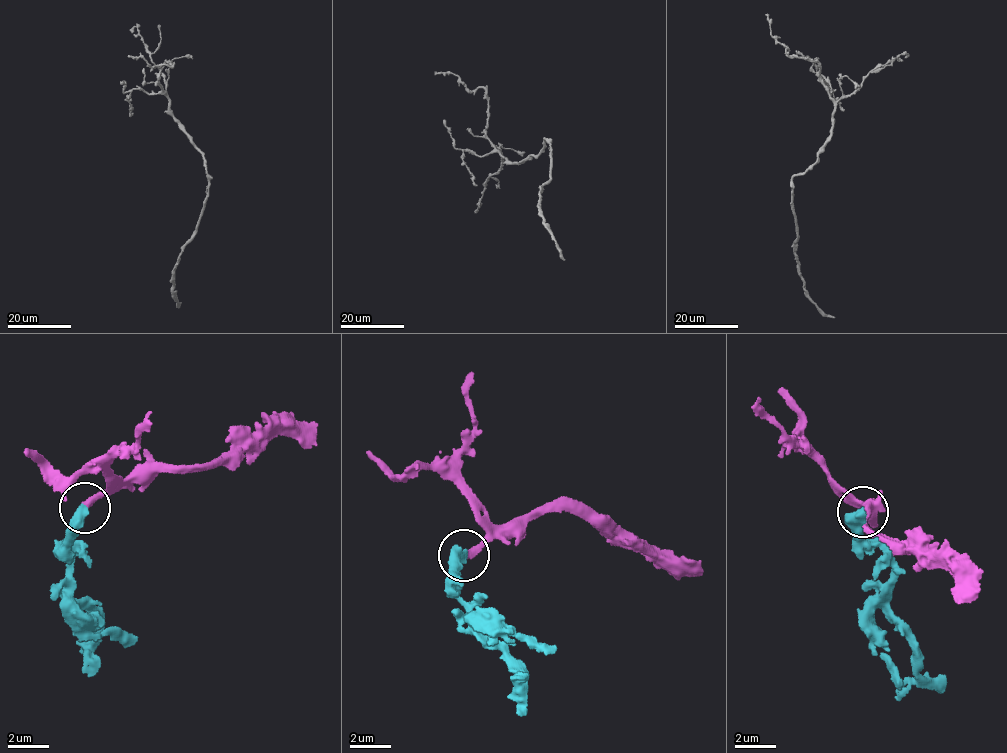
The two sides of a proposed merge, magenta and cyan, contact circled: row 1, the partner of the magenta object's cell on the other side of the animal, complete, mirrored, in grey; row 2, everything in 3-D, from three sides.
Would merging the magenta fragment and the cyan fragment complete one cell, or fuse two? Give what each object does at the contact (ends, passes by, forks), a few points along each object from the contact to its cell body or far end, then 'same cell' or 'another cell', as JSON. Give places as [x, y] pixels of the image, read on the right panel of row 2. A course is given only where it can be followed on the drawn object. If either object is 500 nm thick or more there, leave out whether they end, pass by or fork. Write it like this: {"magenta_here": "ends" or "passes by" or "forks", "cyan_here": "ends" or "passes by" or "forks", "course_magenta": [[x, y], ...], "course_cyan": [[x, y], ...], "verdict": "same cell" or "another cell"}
{"course_magenta": [[864, 513], [872, 520], [865, 514], [871, 538], [947, 568], [977, 591]], "course_cyan": [[864, 513], [862, 540], [892, 569], [888, 617], [913, 647], [919, 676], [943, 694]], "verdict": "same cell"}

